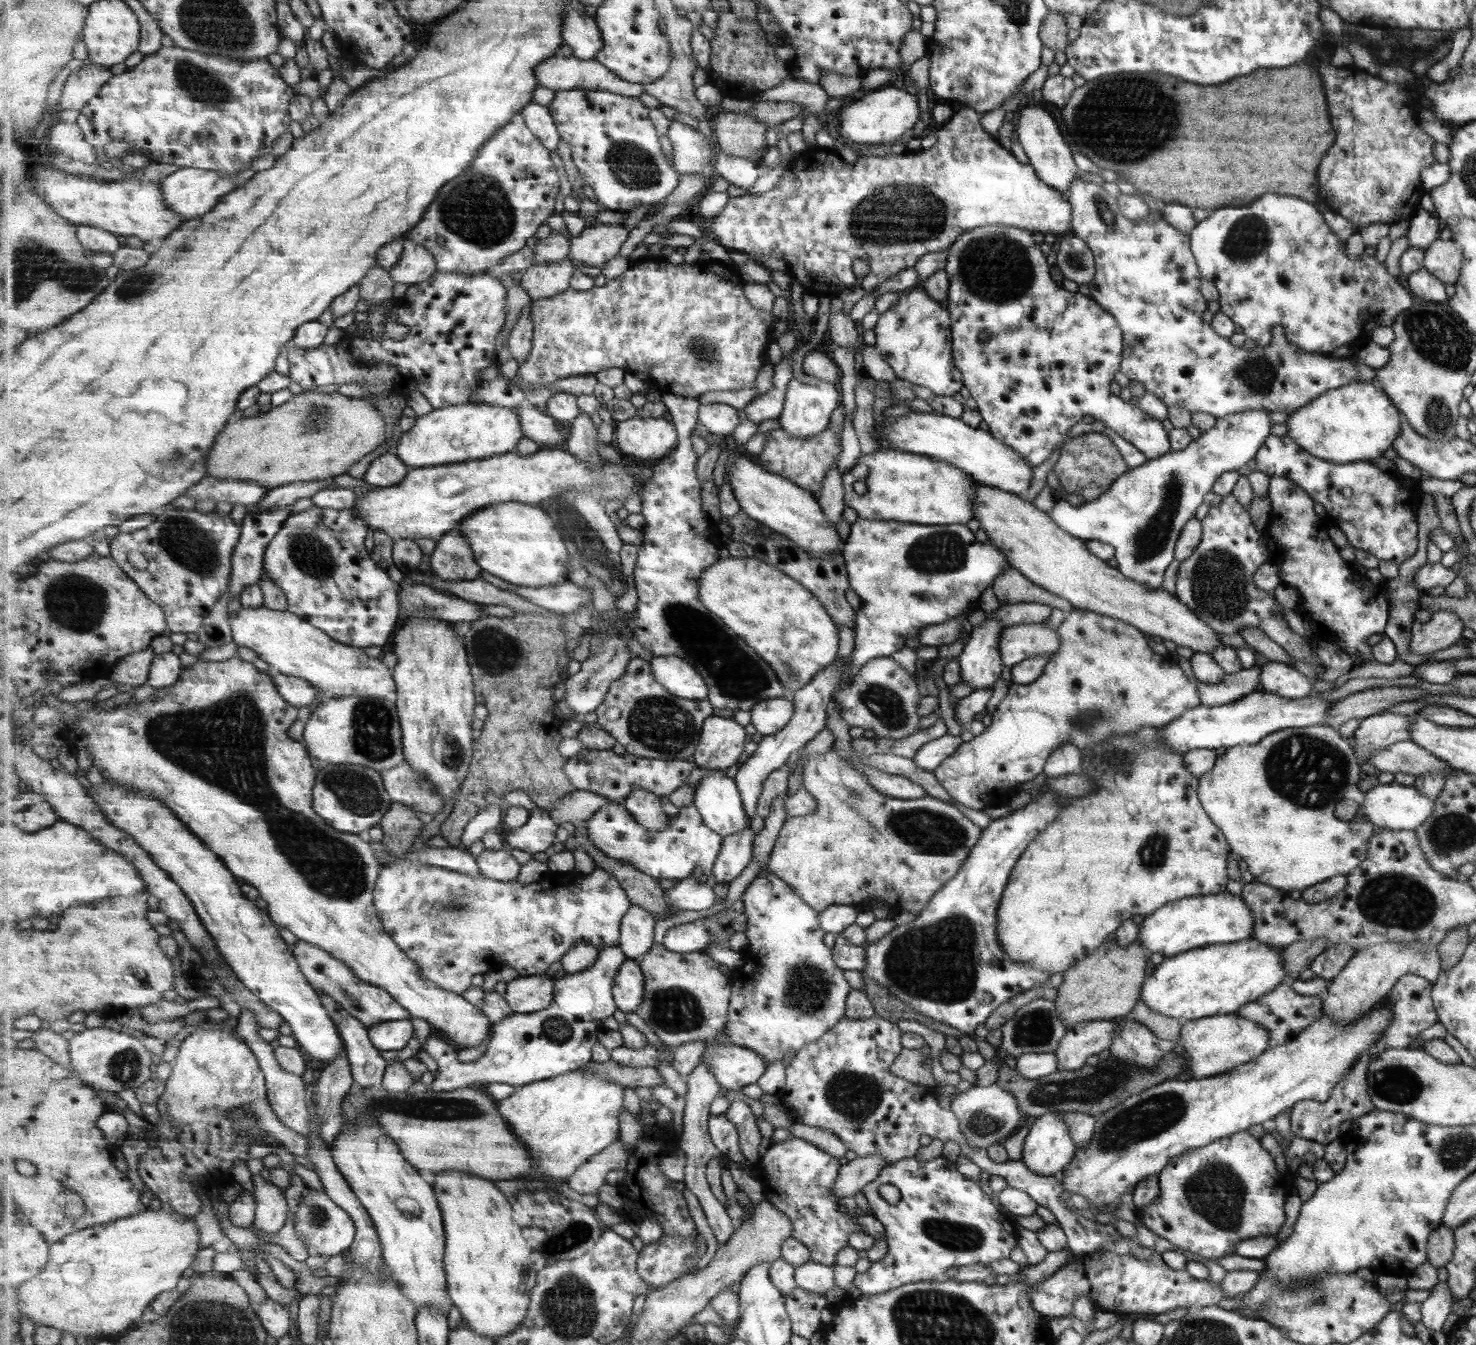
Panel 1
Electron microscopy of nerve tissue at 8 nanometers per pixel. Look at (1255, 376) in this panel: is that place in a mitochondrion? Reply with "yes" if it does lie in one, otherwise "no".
yes

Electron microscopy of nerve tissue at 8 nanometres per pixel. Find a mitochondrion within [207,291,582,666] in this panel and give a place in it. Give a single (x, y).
(308, 551)

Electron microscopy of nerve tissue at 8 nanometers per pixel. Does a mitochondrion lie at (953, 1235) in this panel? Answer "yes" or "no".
yes

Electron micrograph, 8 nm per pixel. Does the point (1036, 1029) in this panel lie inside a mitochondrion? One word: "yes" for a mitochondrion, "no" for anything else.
yes

